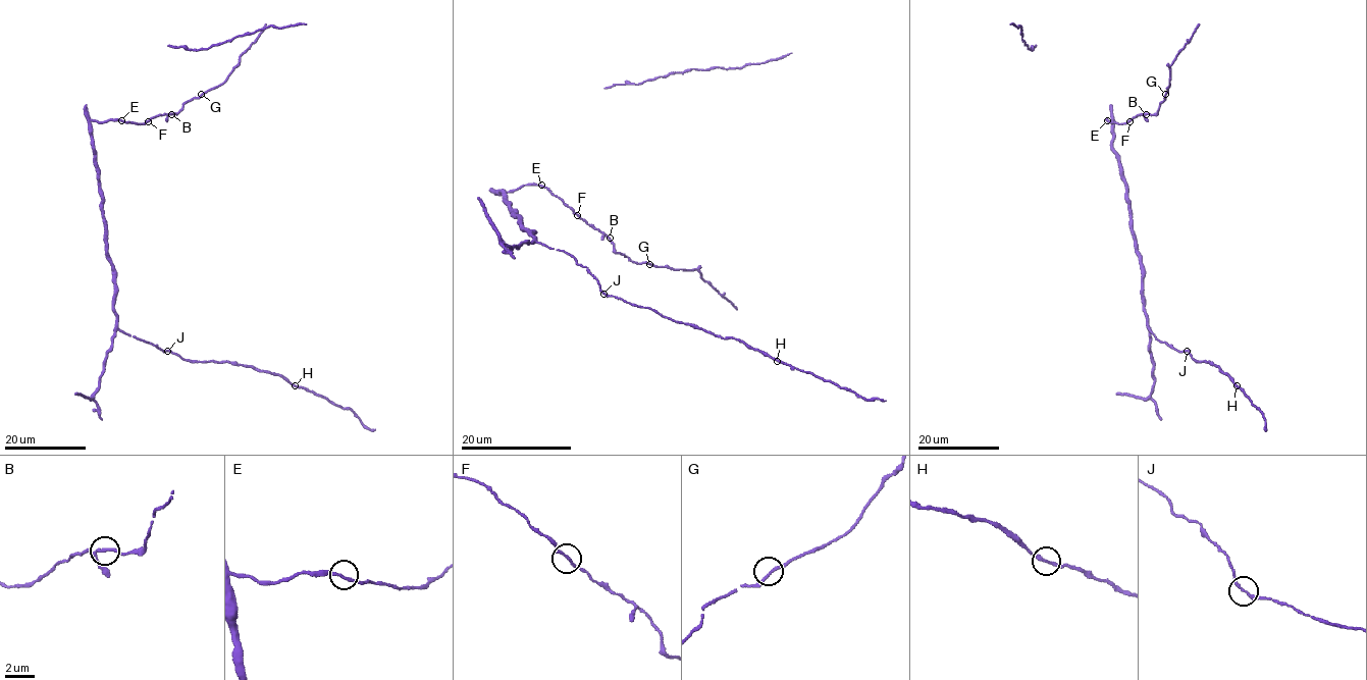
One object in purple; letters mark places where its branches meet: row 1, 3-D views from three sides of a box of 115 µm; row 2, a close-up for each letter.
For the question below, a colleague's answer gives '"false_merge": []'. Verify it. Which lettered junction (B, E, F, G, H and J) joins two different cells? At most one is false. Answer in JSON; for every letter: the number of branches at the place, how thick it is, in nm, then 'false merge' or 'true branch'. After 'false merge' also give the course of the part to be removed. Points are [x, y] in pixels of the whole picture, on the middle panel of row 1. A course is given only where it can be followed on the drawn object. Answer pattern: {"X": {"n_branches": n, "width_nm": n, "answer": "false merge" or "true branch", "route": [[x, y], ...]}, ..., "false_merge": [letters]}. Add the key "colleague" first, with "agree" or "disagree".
{"colleague": "agree", "B": {"n_branches": 2, "width_nm": 180, "answer": "true branch"}, "E": {"n_branches": 2, "width_nm": 170, "answer": "true branch"}, "F": {"n_branches": 2, "width_nm": 200, "answer": "true branch"}, "G": {"n_branches": 2, "width_nm": 180, "answer": "true branch"}, "H": {"n_branches": 2, "width_nm": 190, "answer": "true branch"}, "J": {"n_branches": 2, "width_nm": 200, "answer": "true branch"}, "false_merge": []}

